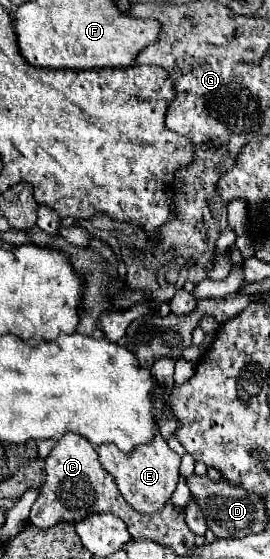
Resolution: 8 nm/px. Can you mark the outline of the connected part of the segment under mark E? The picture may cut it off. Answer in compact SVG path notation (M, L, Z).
M159 430L155 431L154 441L150 445L142 445L134 453L122 453L114 445L100 445L98 449L100 455L100 465L104 471L108 471L122 497L138 511L138 513L154 513L160 511L172 497L178 481L180 481L180 455L174 453L168 445L168 440L164 438Z

